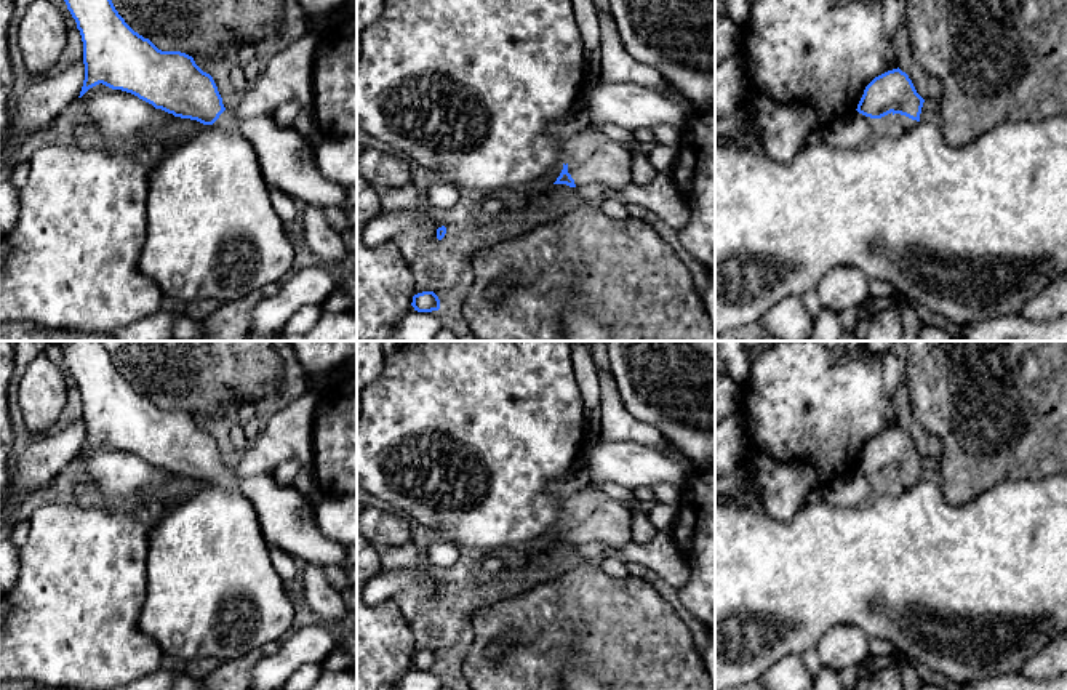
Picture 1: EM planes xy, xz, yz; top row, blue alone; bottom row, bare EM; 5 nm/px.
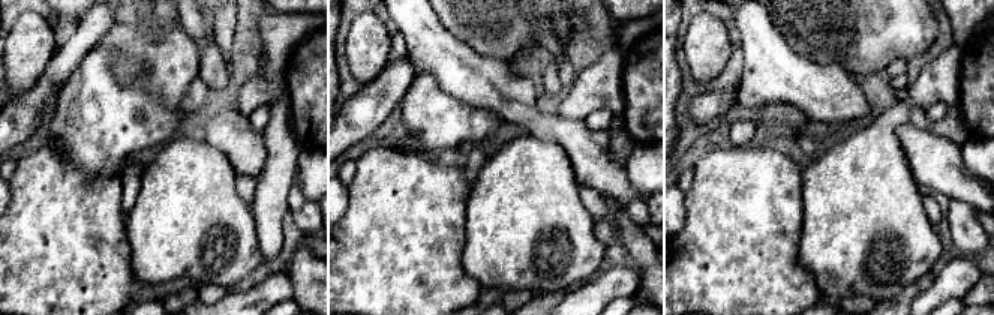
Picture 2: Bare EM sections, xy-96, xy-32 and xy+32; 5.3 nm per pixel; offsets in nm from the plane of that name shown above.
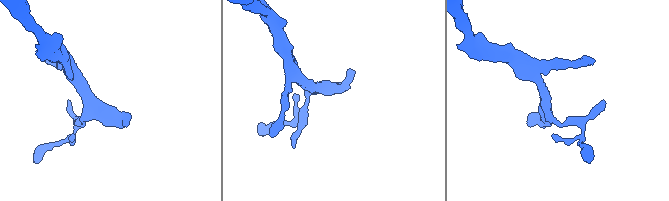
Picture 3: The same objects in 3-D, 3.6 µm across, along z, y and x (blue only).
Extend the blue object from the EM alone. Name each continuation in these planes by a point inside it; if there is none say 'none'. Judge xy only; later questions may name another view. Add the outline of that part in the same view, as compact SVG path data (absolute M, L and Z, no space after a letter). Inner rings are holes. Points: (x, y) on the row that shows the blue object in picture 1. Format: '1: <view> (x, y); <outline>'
1: xy (287, 160); M226 109L213 126L232 128L250 141L269 187L306 202L344 207L347 191L320 175L315 149L291 126L278 125L269 114L240 118L232 109Z

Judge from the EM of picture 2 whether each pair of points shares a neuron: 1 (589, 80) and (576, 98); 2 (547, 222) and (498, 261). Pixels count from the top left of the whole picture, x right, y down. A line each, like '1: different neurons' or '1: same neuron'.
1: same neuron
2: same neuron

